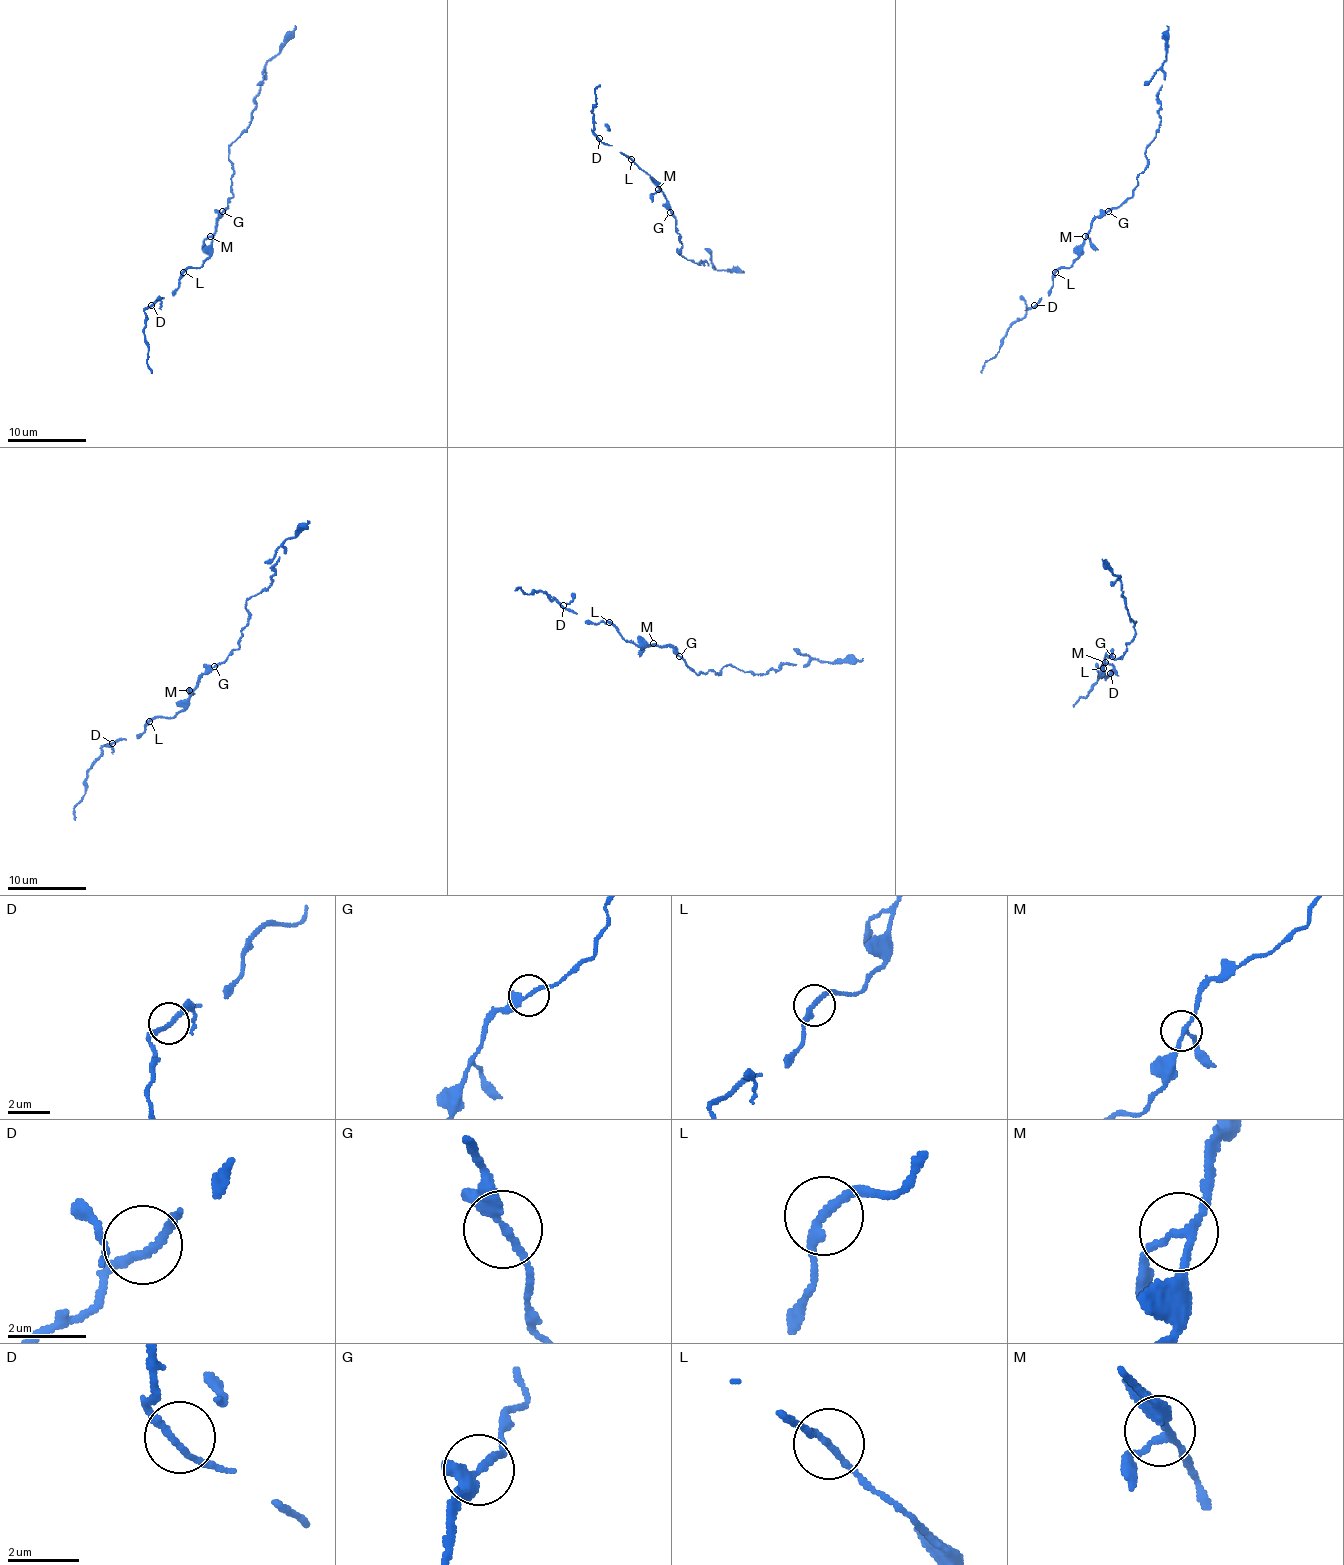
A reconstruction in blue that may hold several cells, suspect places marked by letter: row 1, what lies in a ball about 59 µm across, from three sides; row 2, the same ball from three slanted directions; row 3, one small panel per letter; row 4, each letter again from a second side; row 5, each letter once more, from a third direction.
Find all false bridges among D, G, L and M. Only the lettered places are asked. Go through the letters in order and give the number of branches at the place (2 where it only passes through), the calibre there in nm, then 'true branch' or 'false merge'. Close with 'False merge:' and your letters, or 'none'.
D: branches 2; calibre 190 nm; true branch
G: branches 3; calibre 200 nm; true branch
L: branches 2; calibre 200 nm; true branch
M: branches 3; calibre 170 nm; true branch
False merge: none

